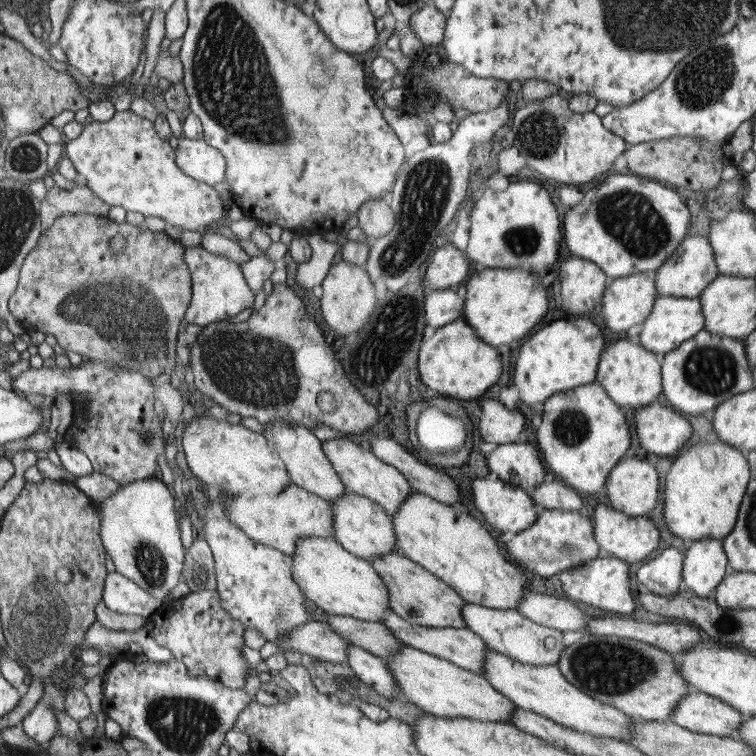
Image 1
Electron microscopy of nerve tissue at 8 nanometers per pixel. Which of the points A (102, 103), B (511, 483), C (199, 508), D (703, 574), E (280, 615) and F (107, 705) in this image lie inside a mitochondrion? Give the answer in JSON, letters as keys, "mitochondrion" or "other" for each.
{"A":"other","B":"other","C":"other","D":"other","E":"mitochondrion","F":"other"}

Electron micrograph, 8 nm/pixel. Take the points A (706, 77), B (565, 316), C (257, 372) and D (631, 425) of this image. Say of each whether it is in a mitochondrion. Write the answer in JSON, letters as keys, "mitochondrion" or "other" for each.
{"A":"mitochondrion","B":"other","C":"mitochondrion","D":"other"}

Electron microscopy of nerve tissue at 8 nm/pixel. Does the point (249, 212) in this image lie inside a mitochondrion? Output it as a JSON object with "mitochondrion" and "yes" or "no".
{"mitochondrion":"no"}

